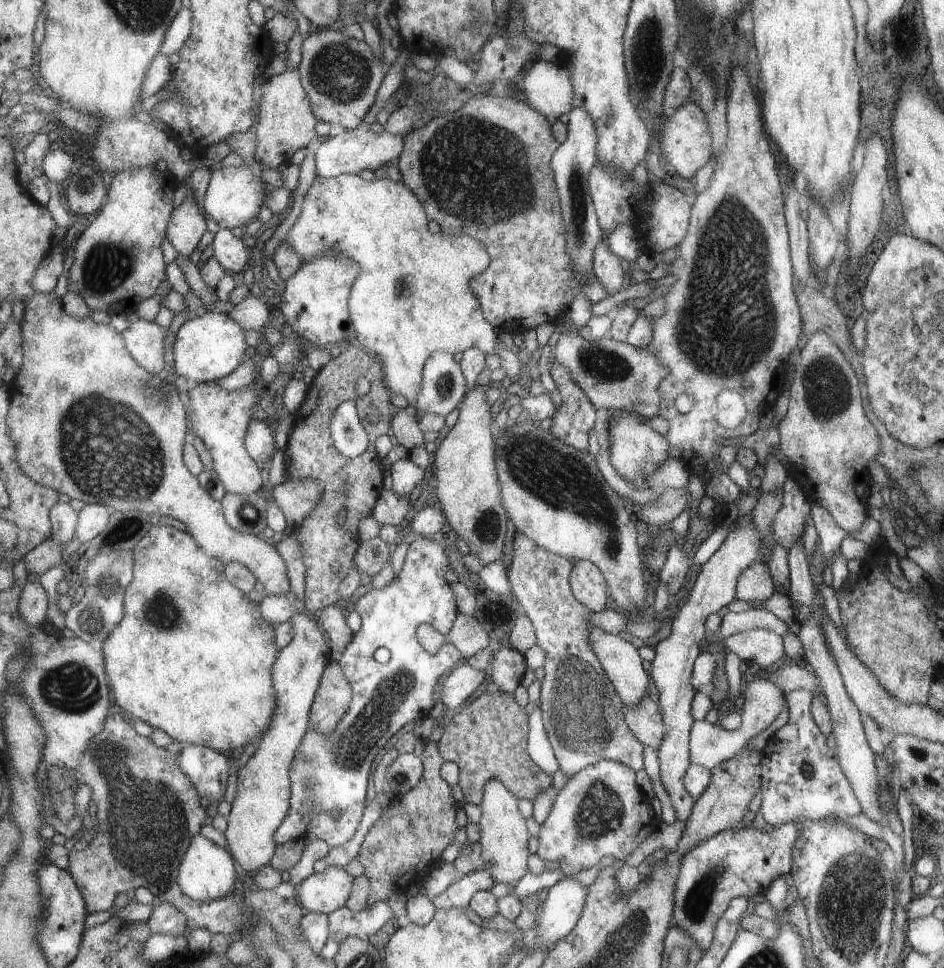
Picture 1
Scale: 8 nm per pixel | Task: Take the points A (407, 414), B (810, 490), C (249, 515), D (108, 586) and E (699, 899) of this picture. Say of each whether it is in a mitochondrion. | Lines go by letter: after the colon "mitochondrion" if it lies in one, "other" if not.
A: other
B: other
C: mitochondrion
D: mitochondrion
E: mitochondrion

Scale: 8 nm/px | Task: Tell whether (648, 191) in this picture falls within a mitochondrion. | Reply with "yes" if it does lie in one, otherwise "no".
no

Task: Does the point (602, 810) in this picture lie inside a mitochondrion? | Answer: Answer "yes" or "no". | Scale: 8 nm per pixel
yes

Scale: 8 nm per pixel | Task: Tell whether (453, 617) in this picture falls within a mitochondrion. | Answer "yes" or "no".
no

